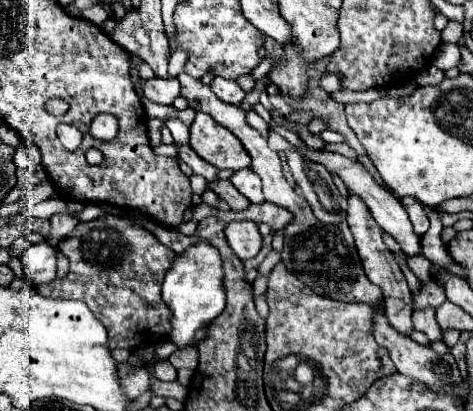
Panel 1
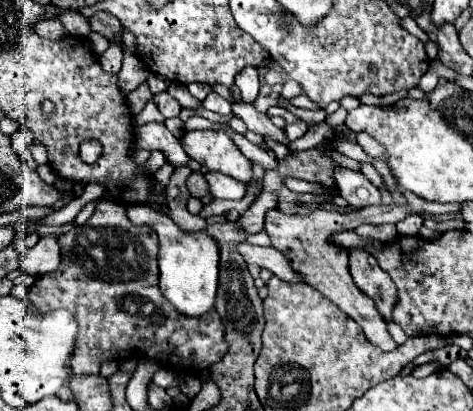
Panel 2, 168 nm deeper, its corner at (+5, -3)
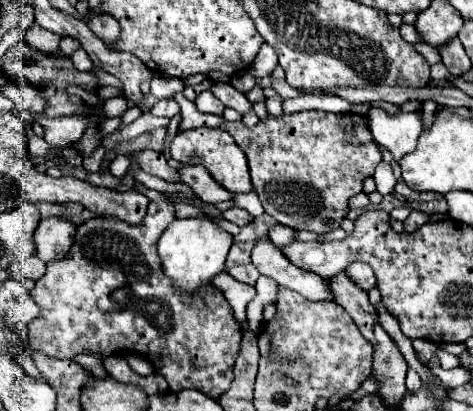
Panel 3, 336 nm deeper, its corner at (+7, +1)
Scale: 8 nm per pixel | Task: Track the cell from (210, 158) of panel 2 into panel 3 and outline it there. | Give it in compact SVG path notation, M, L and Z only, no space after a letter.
M200 127L200 129L190 129L190 131L180 131L174 141L172 141L172 159L182 161L182 163L190 163L190 165L204 165L206 169L210 169L212 177L226 187L232 193L244 193L252 189L252 181L250 181L250 173L246 167L246 155L242 153L242 149L236 145L236 141L232 139L230 133L226 133L224 129L210 129L210 127Z

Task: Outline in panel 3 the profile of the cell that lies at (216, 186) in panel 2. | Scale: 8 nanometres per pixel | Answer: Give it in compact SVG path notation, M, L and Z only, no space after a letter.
M188 165L182 167L180 173L182 173L182 181L188 183L204 203L218 203L232 199L232 193L220 183L216 183L208 173L208 169L204 169L204 165Z

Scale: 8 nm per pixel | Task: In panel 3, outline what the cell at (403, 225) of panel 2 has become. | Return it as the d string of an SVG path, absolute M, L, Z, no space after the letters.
M412 211L412 213L408 215L408 219L404 221L404 229L406 229L408 233L412 233L414 229L418 229L418 227L424 225L424 223L428 223L428 215L422 213L422 211Z

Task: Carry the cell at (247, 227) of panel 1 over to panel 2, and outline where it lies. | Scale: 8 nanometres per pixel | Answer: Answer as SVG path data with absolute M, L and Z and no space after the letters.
M242 243L238 247L238 251L242 253L246 263L254 263L254 265L258 265L262 269L268 269L274 275L278 275L282 281L302 283L302 277L298 277L298 273L294 273L294 269L290 269L290 263L286 261L286 257L282 257L282 253L278 253L278 249Z

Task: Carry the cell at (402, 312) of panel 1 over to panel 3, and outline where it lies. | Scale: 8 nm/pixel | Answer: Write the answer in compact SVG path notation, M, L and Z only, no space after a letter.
M348 265L346 275L362 291L370 291L372 287L376 287L376 275L374 275L374 271L372 271L370 265Z

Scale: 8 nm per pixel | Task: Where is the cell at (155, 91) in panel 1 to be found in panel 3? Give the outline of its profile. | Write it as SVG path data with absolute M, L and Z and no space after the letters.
M162 99L152 107L154 117L174 117L176 113L180 113L180 105L174 99Z

